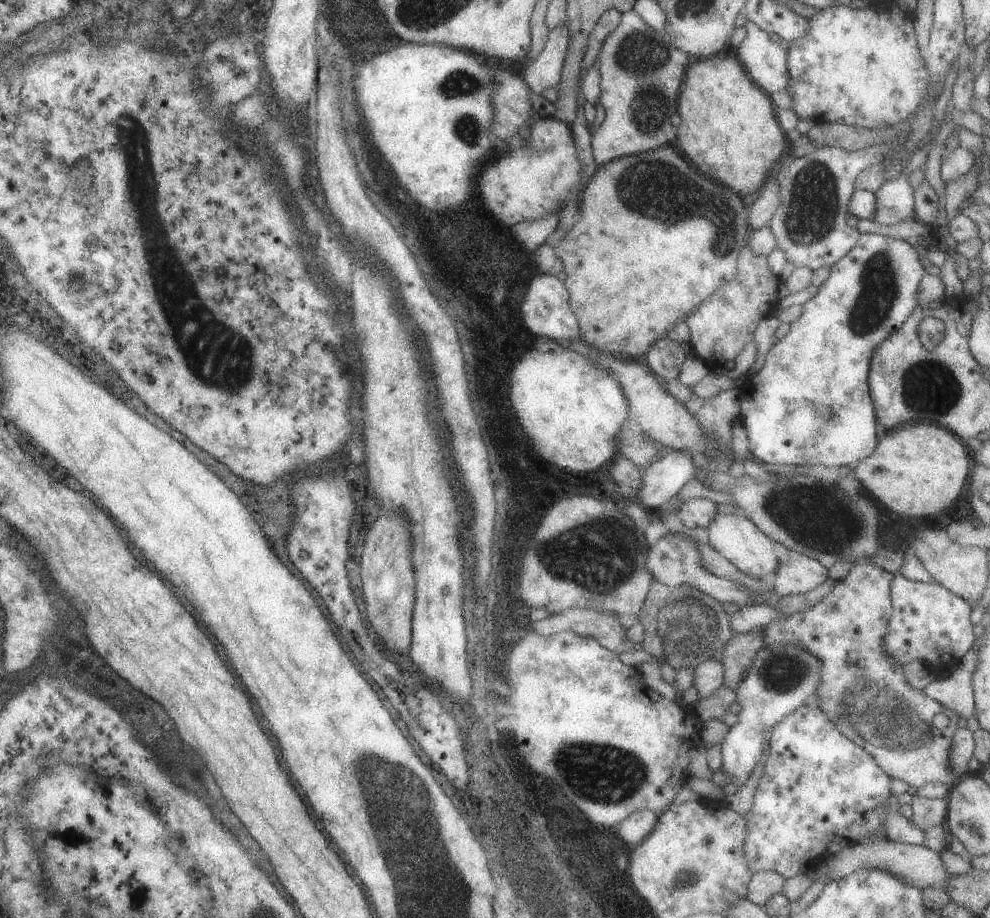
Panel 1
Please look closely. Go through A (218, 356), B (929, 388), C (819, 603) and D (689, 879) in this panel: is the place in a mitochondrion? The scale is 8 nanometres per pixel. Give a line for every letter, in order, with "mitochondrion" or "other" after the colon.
A: mitochondrion
B: mitochondrion
C: other
D: mitochondrion

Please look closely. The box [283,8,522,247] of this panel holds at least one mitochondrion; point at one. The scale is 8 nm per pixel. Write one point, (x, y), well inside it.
(454, 84)

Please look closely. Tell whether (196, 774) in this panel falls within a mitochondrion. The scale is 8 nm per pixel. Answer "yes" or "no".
no

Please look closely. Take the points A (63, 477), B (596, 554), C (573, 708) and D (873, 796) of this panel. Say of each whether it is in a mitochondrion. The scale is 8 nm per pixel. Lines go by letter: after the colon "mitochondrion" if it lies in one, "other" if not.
A: other
B: mitochondrion
C: other
D: other

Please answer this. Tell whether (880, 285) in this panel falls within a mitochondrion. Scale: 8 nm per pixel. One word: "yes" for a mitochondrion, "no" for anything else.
yes

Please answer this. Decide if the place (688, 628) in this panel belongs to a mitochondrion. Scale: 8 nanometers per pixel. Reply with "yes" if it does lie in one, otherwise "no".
yes

